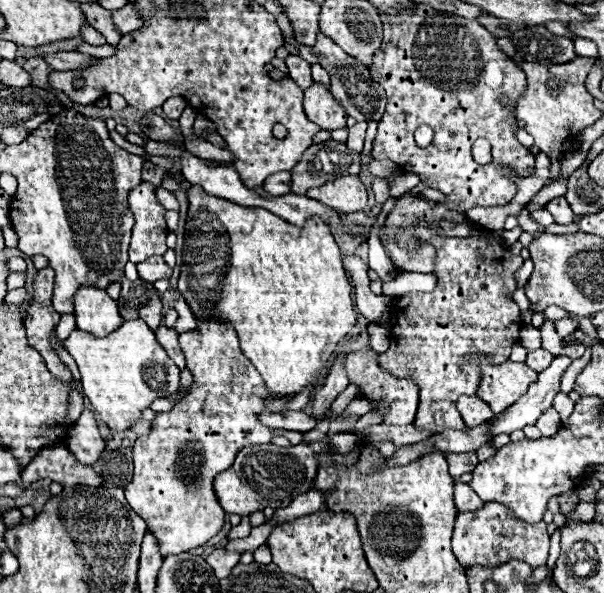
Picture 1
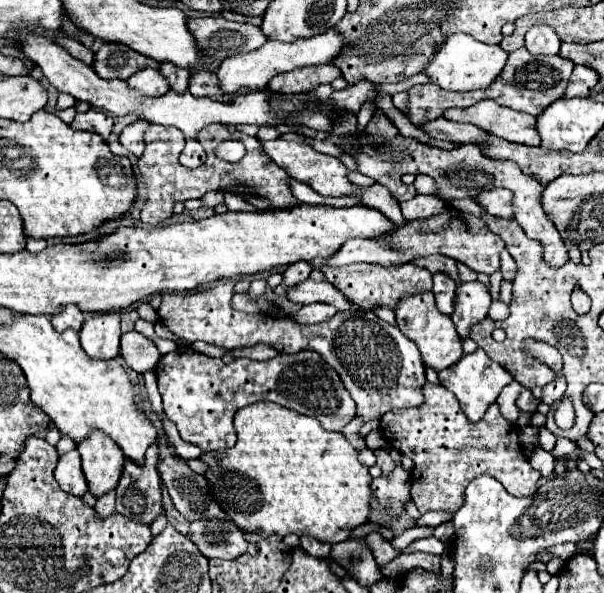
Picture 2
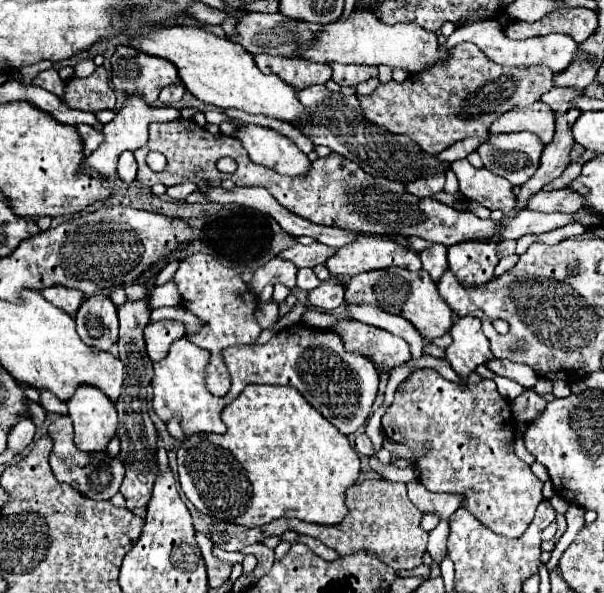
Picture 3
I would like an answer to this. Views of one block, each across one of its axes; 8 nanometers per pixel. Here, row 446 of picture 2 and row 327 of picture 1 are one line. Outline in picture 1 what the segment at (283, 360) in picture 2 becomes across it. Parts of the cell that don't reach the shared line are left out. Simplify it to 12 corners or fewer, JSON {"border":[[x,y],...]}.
{"border":[[224,322],[180,334],[192,390],[134,444],[126,490],[164,556],[216,536],[214,478],[258,422],[262,376]]}

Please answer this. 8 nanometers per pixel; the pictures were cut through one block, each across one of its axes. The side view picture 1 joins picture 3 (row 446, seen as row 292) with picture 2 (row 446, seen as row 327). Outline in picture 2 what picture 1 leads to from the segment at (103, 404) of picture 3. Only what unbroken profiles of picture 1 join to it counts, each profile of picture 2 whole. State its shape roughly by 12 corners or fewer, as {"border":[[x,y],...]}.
{"border":[[102,430],[78,444],[90,492],[114,490],[122,448]]}

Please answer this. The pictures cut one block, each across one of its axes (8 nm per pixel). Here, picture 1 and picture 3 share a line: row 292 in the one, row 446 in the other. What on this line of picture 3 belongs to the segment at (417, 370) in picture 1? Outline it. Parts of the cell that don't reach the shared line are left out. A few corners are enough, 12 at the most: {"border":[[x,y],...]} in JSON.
{"border":[[412,372],[382,416],[430,492],[518,538],[542,482],[494,380]]}

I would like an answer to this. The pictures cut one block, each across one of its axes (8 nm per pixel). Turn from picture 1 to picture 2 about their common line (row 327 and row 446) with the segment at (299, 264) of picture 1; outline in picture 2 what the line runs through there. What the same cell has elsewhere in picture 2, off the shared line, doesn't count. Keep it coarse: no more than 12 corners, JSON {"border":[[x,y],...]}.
{"border":[[274,402],[204,452],[226,516],[344,542],[368,522],[358,450]]}

